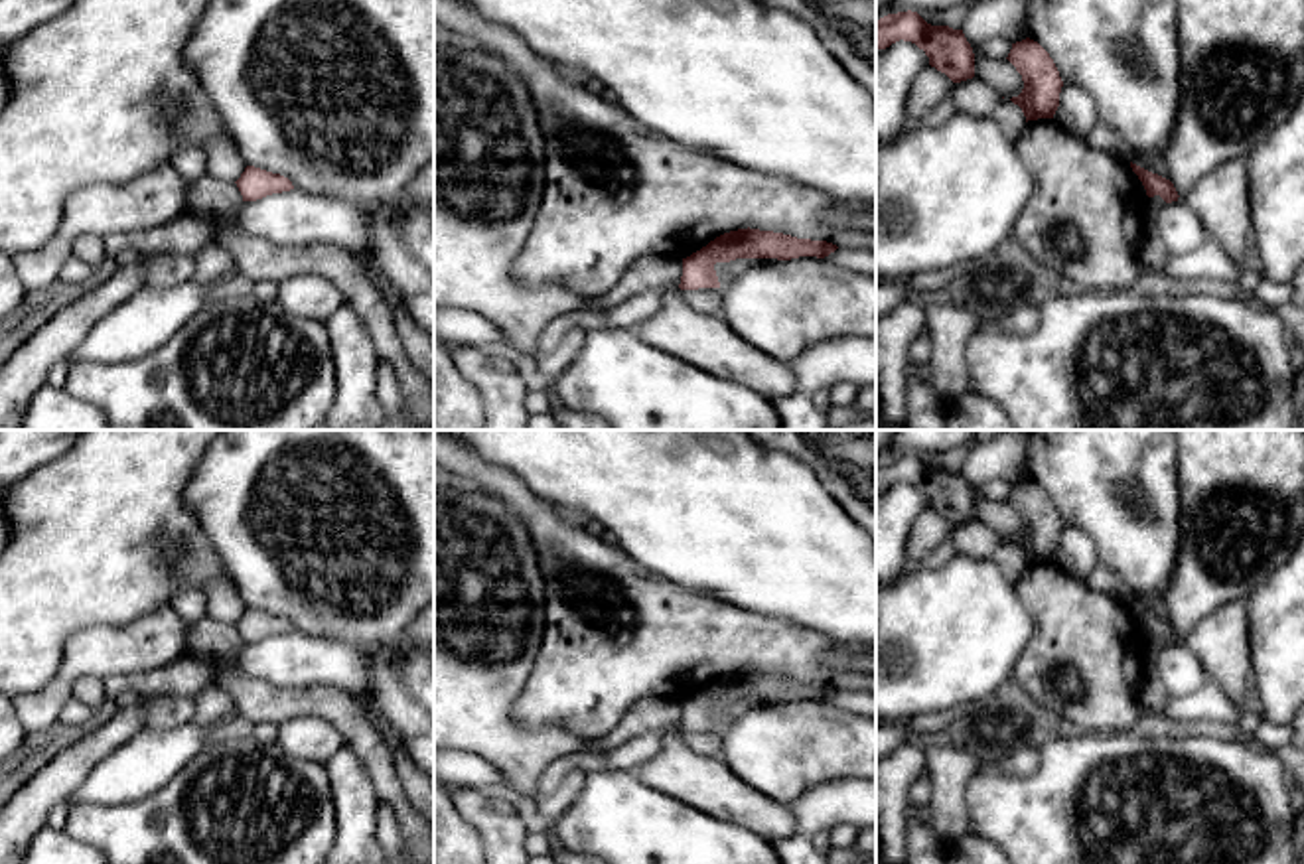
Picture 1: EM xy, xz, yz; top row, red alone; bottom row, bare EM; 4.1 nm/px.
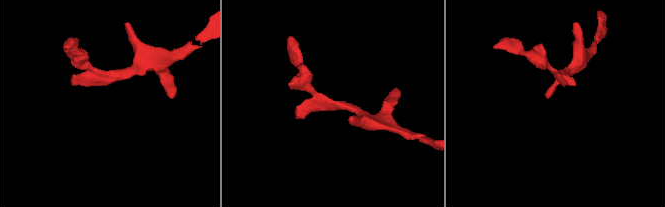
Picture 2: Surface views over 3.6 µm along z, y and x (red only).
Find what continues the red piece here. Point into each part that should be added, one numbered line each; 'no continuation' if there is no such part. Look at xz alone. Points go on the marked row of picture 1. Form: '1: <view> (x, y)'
no continuation

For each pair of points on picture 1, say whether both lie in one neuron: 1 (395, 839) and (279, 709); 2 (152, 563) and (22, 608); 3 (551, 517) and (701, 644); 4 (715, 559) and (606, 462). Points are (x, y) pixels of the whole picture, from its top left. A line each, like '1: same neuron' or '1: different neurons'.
1: different neurons
2: same neuron
3: same neuron
4: same neuron

